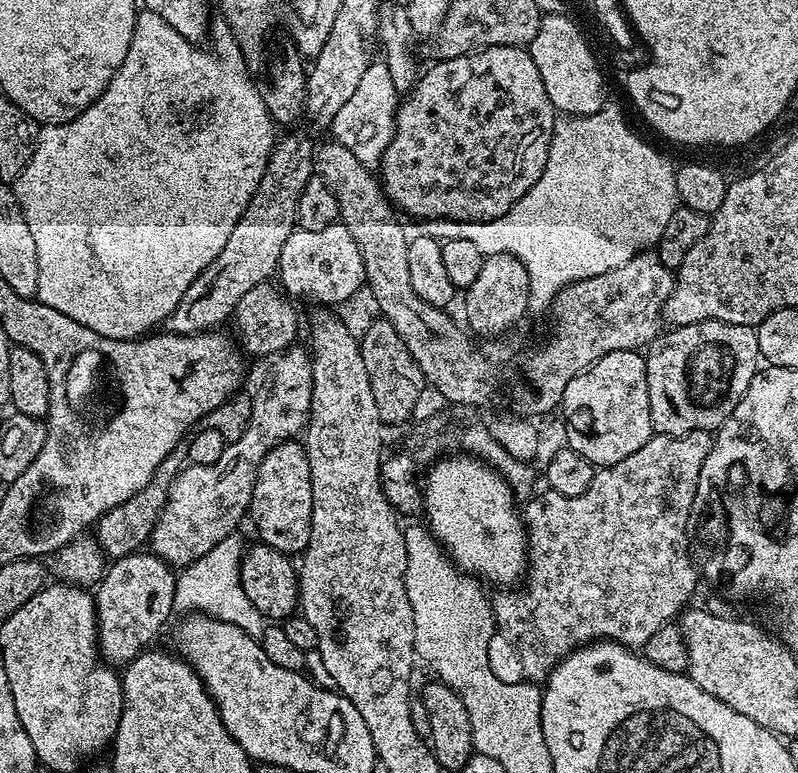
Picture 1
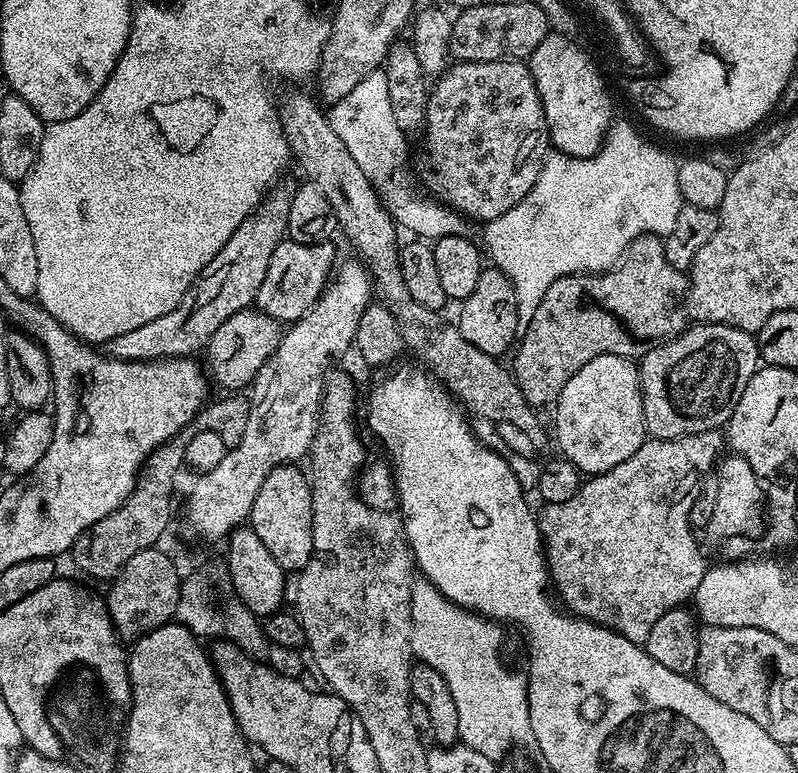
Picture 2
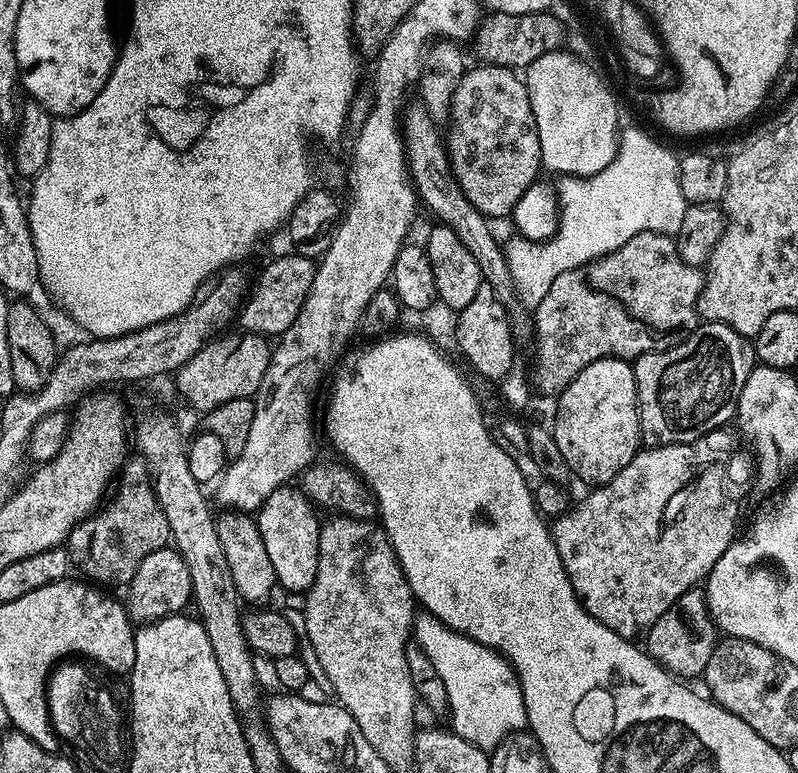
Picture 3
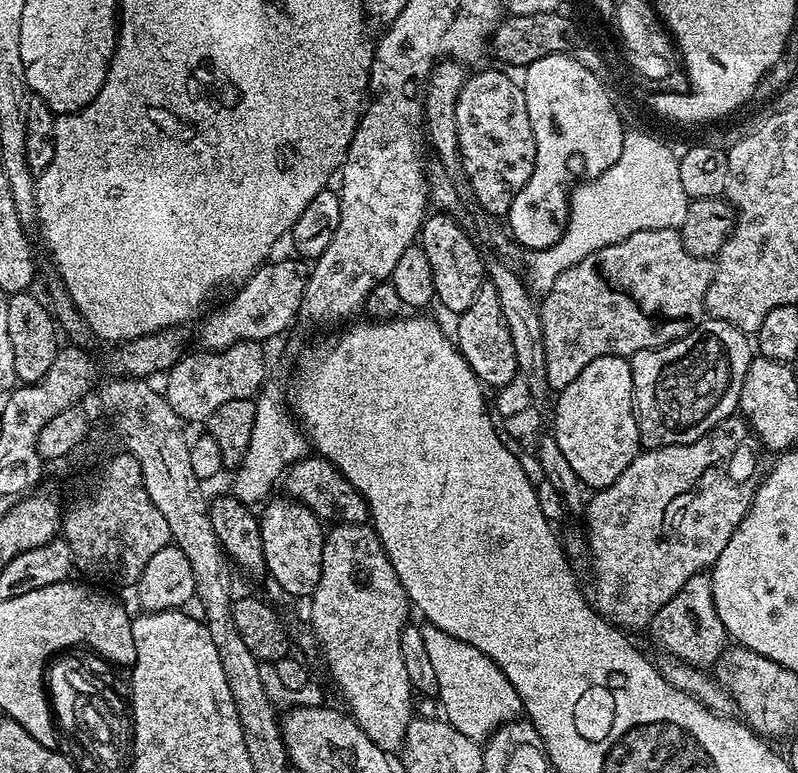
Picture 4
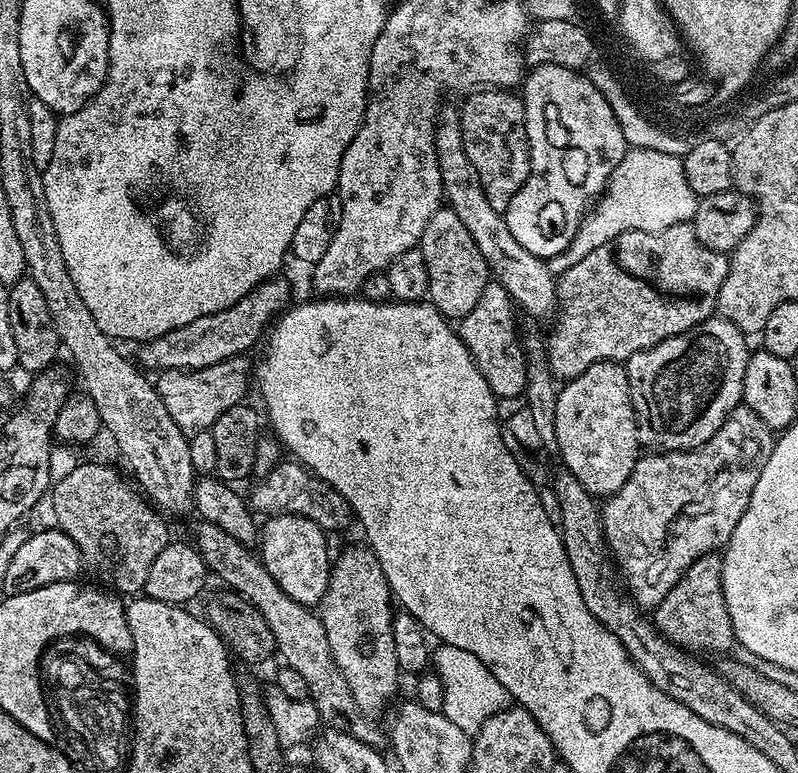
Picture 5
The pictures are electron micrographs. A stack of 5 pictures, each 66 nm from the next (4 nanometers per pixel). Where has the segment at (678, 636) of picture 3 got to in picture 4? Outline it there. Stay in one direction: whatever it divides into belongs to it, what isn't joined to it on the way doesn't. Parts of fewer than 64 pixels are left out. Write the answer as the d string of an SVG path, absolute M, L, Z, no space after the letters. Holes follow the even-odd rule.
M701 574L690 578L658 614L654 614L650 625L652 640L667 654L689 664L691 668L708 670L715 665L724 652L729 634L722 626L722 618L718 618L718 610L714 606L714 590L711 575Z

